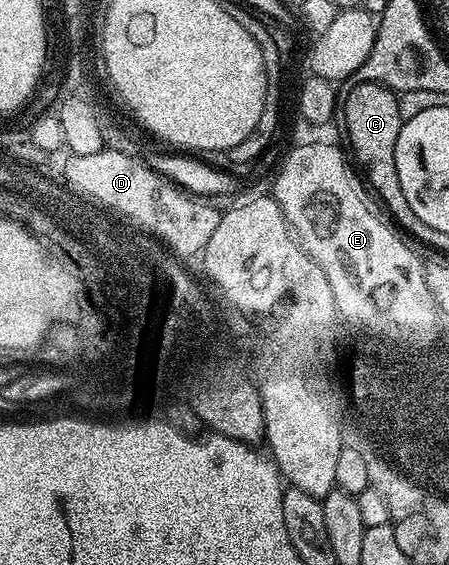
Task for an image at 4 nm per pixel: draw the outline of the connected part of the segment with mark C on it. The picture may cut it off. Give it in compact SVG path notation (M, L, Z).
M357 82L351 87L343 97L342 109L355 163L360 170L365 166L396 166L396 140L403 124L397 95L378 82Z

